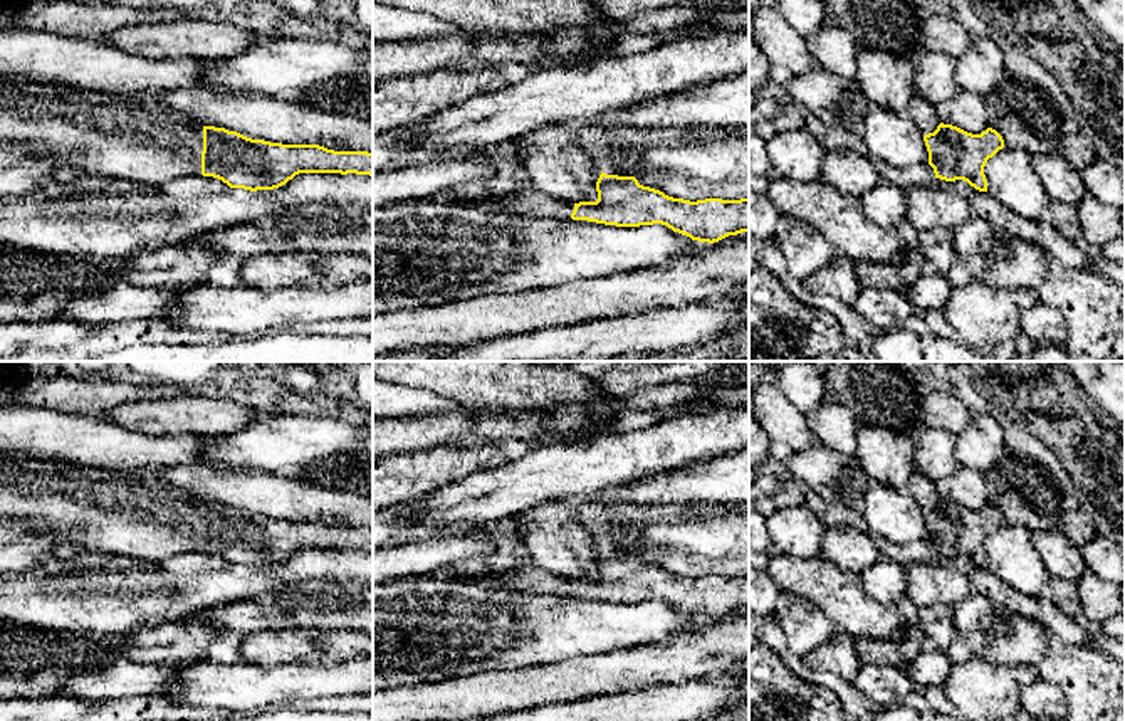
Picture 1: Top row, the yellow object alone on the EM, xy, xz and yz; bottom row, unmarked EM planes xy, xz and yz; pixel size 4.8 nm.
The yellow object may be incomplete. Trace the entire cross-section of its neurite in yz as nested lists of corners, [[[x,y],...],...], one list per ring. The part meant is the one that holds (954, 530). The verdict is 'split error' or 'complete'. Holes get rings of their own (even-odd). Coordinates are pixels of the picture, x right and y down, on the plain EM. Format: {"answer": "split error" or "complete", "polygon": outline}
{"answer": "complete", "polygon": [[[940,499],[934,509],[924,513],[929,541],[935,555],[945,558],[964,556],[979,568],[987,568],[984,543],[1004,524],[1002,513],[987,504],[981,511]]]}

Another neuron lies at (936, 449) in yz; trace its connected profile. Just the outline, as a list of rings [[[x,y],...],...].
[[[924,427],[915,445],[915,469],[932,482],[950,477],[960,466],[955,459],[957,435]]]

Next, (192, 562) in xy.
[[[186,551],[163,560],[160,566],[176,575],[203,575],[225,570],[230,563],[213,553]]]

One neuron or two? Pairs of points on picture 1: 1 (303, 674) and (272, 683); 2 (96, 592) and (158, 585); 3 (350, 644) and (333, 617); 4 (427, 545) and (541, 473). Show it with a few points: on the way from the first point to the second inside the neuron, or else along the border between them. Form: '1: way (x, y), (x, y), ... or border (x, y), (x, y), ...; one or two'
1: way (296, 681), (279, 683); one
2: way (111, 592), (143, 592); one
3: border (303, 627), (355, 631); two
4: border (484, 523), (447, 523), (425, 531); two

